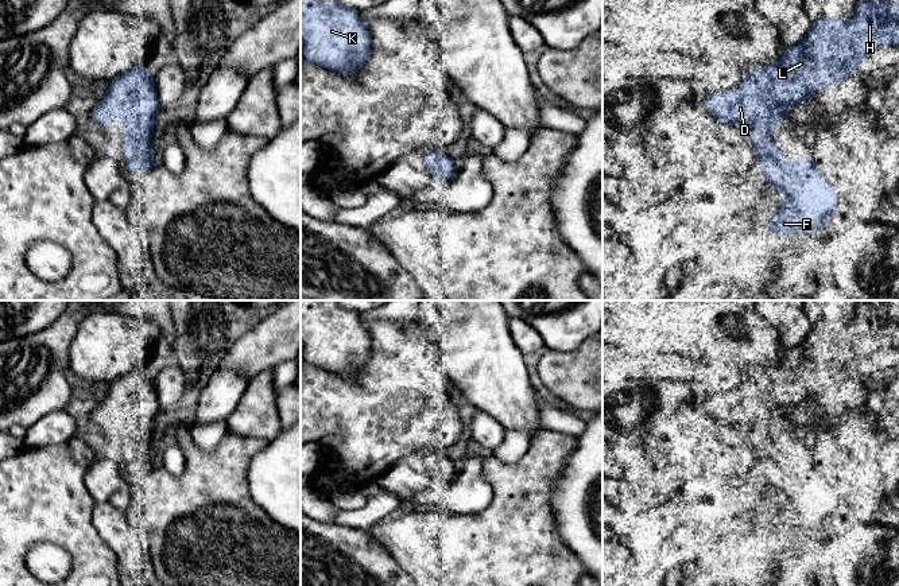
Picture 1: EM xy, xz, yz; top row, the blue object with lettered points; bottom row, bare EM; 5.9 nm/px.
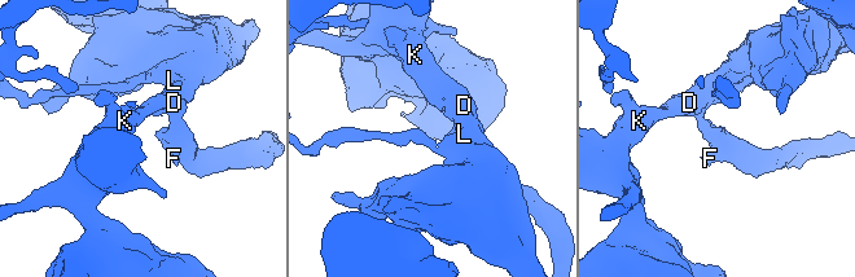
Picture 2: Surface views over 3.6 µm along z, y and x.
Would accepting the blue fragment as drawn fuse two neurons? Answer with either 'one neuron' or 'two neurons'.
one neuron

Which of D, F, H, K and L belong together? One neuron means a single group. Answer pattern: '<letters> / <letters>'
D F H K L

